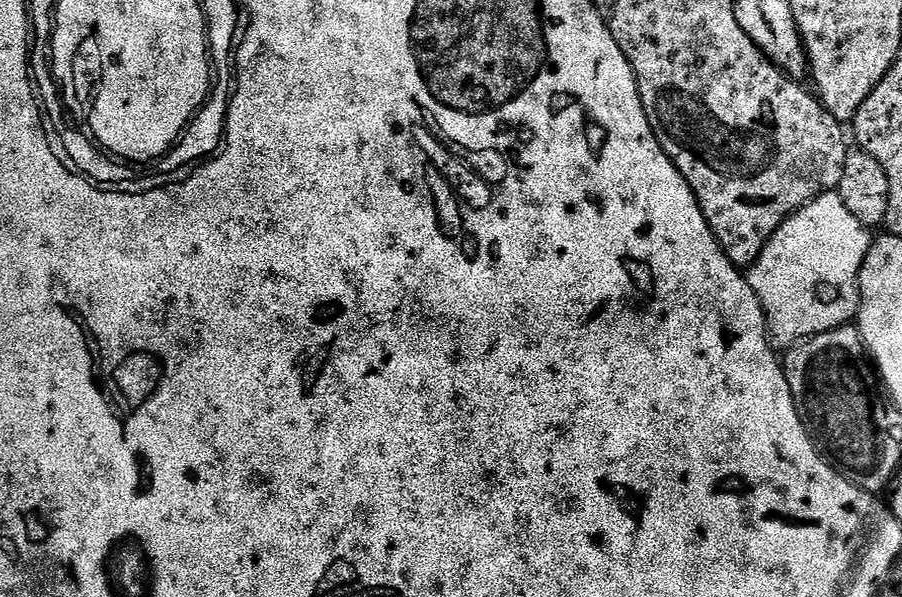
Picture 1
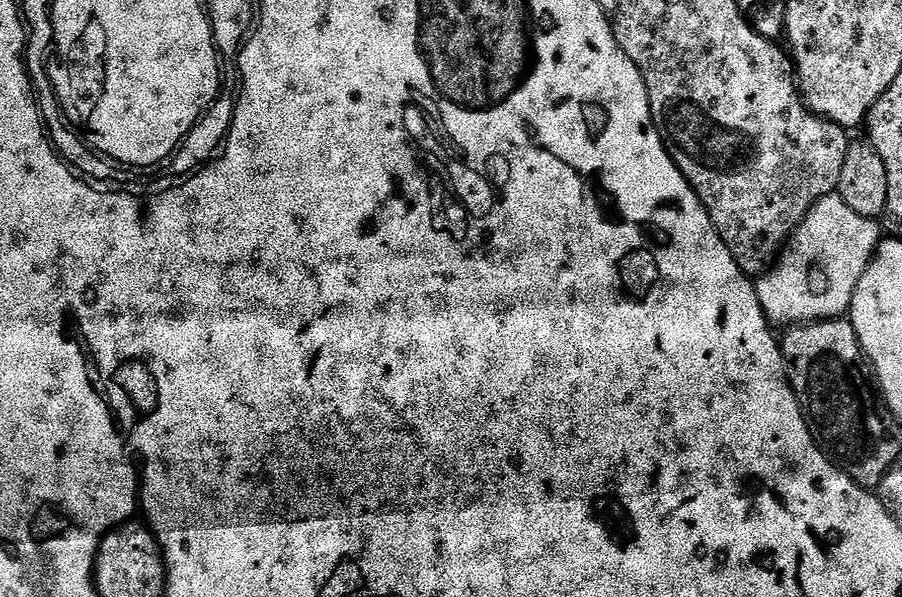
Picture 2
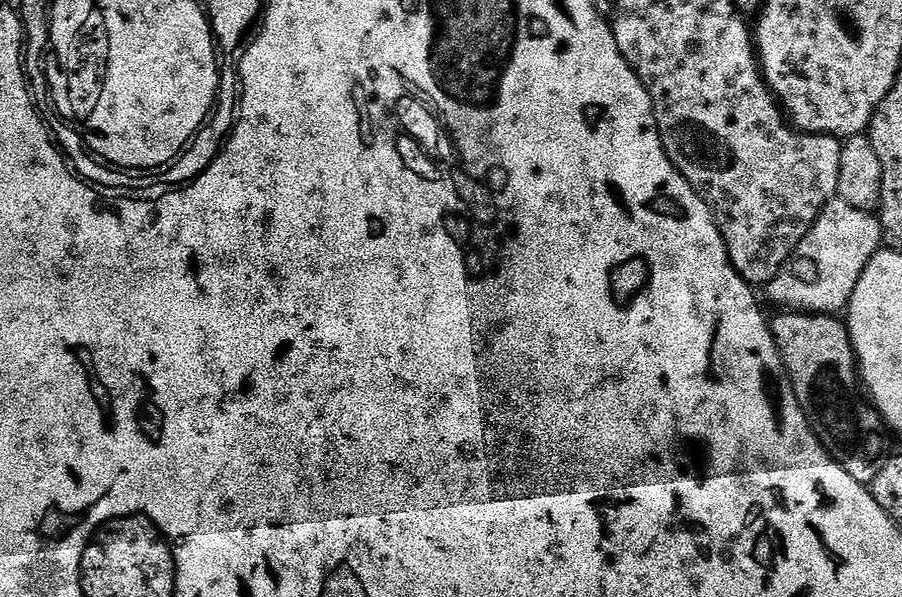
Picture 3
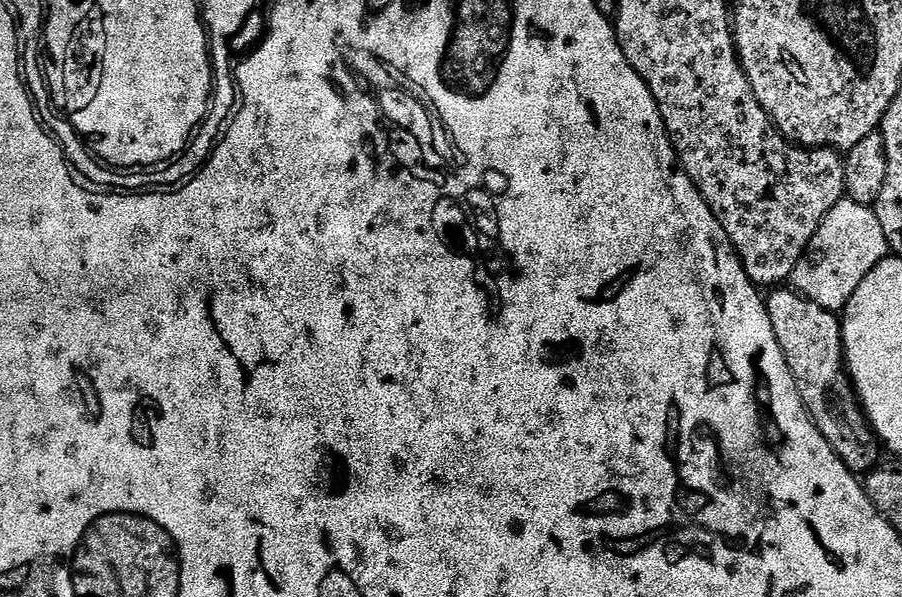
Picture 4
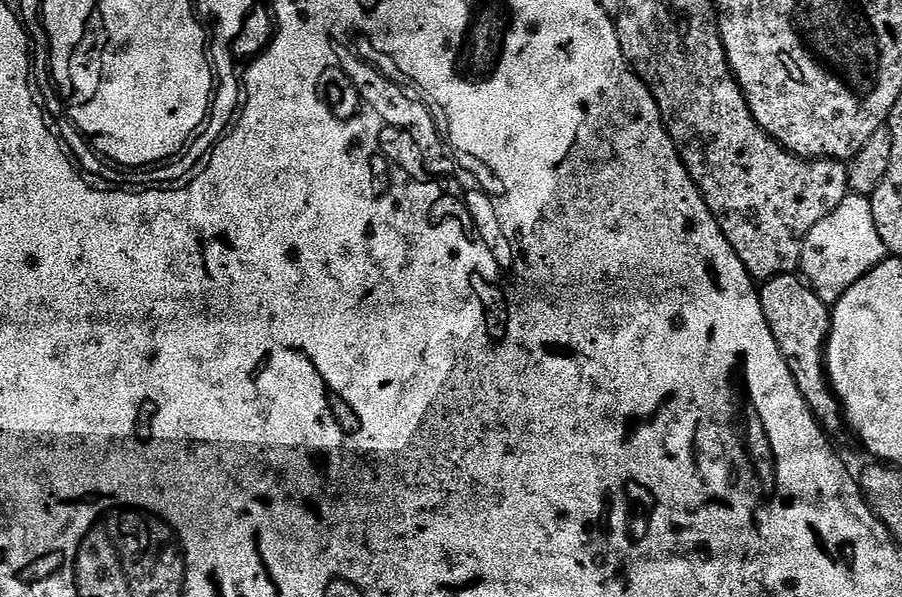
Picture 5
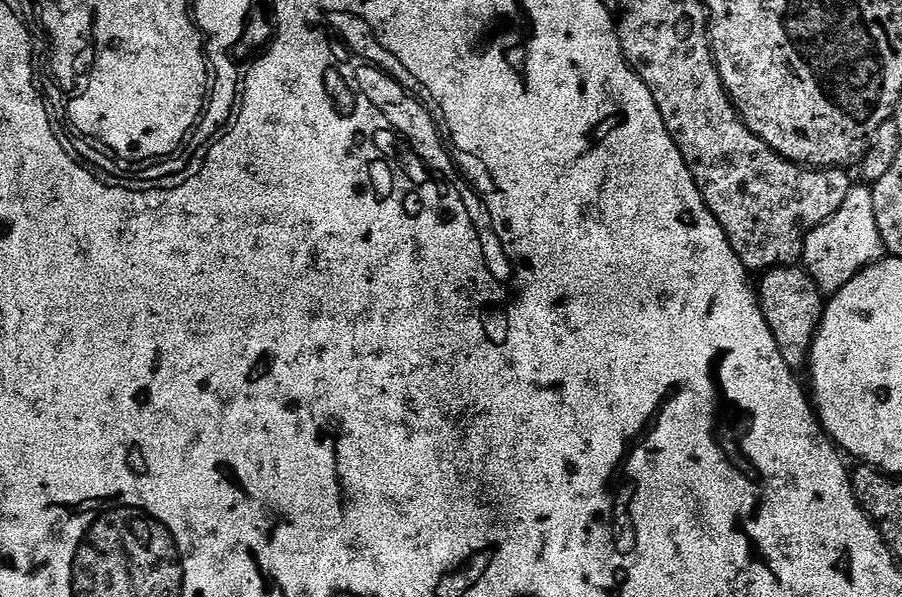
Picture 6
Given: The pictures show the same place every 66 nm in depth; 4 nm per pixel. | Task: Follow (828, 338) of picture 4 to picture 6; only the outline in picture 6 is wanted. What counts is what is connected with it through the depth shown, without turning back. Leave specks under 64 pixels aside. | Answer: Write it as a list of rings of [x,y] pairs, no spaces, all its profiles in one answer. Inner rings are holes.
[[[800,266],[777,267],[765,271],[758,280],[760,309],[770,326],[770,334],[778,342],[782,358],[794,370],[803,369],[812,355],[812,343],[820,329],[820,319],[824,316],[825,297],[807,271]]]

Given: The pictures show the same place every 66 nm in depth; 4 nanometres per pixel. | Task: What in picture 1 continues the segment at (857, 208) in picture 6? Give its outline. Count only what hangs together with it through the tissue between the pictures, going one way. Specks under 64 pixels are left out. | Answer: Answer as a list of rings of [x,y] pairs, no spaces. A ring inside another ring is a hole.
[[[839,191],[824,192],[798,208],[794,215],[786,217],[770,242],[766,242],[755,264],[746,272],[748,285],[764,308],[768,331],[777,345],[798,344],[810,336],[851,325],[857,319],[860,311],[858,277],[872,241],[869,229],[864,228],[862,222],[850,214],[850,210],[846,210],[846,202],[842,202]]]

